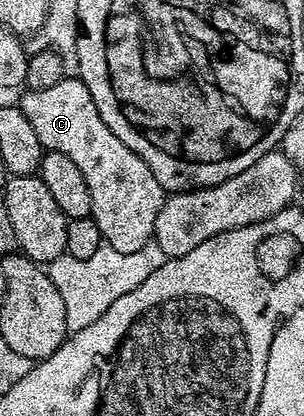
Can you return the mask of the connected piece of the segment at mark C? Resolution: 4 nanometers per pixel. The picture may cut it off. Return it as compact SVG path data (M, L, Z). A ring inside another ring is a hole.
M66 75L54 86L46 87L42 90L29 89L20 94L19 107L23 115L27 115L27 120L31 123L35 135L39 135L39 143L42 150L59 151L67 155L67 159L75 162L75 167L86 181L87 187L91 191L91 215L95 223L99 223L101 240L106 245L115 247L115 251L139 251L139 247L150 244L153 241L153 232L155 231L155 219L159 219L159 211L165 202L167 191L151 175L151 167L103 123L99 115L99 107L95 107L95 99L91 99L91 91L81 81L80 76Z

